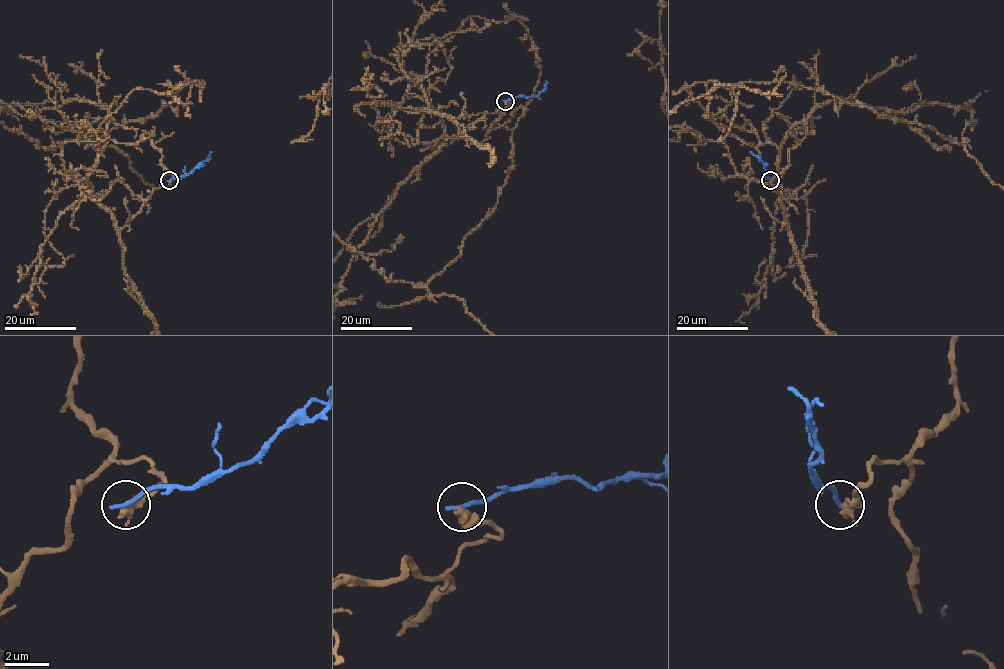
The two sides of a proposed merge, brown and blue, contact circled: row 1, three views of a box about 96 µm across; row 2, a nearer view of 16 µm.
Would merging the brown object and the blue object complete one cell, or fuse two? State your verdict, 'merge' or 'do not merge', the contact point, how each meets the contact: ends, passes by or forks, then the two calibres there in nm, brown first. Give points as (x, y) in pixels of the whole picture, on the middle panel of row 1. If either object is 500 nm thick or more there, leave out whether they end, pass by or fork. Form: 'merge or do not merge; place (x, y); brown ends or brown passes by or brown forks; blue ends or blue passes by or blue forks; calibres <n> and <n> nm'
do not merge; place (505, 101); calibres 500 and 240 nm

